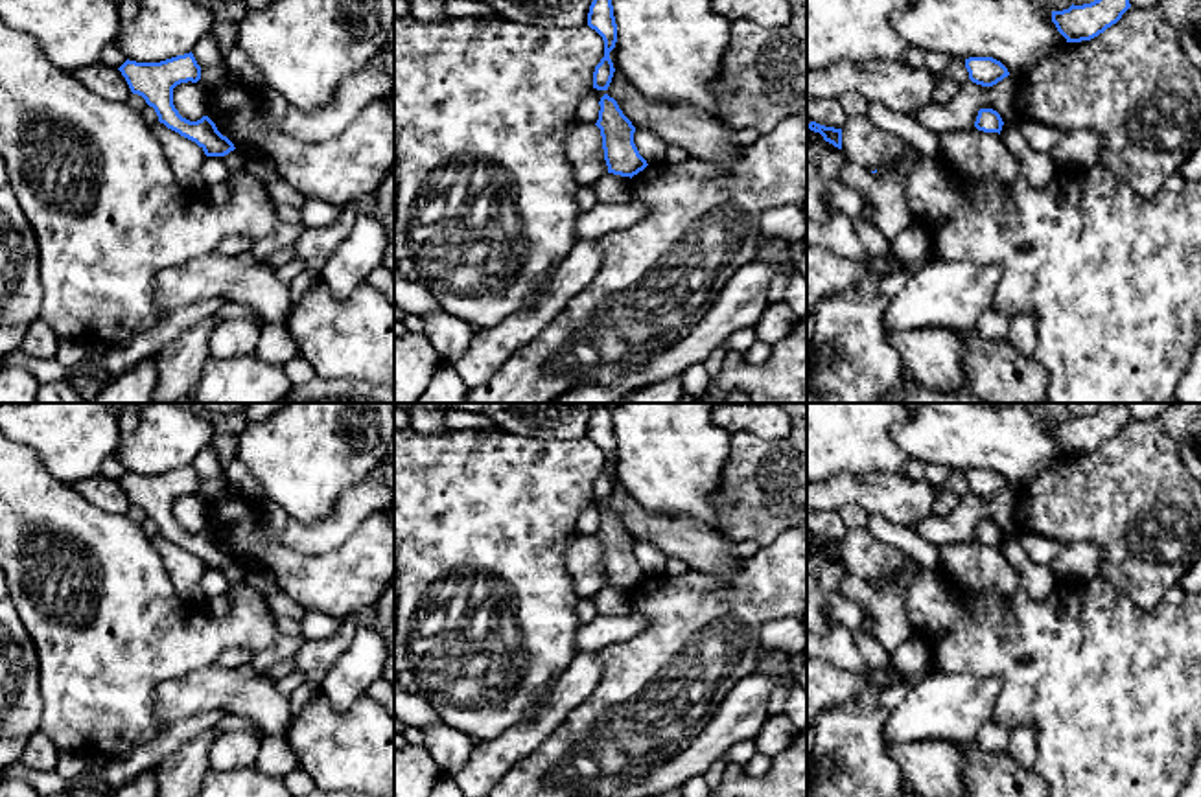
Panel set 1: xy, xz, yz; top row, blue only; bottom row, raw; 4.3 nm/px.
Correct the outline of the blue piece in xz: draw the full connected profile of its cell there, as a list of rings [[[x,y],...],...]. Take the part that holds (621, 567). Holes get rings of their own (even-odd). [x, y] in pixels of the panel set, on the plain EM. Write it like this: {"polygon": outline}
{"polygon": [[[608,506],[600,510],[599,517],[595,537],[600,541],[608,585],[632,591],[648,578],[634,556],[635,539]]]}

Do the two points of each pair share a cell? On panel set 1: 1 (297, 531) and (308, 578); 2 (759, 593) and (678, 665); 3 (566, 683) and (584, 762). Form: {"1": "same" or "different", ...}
{"1": "different", "2": "same", "3": "different"}

